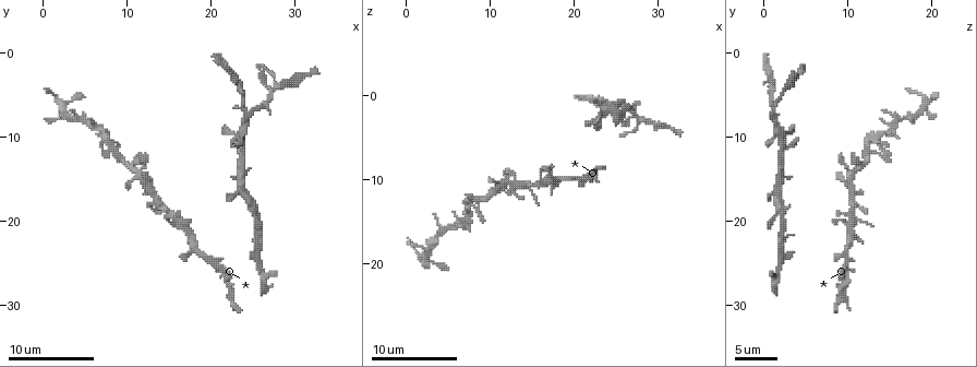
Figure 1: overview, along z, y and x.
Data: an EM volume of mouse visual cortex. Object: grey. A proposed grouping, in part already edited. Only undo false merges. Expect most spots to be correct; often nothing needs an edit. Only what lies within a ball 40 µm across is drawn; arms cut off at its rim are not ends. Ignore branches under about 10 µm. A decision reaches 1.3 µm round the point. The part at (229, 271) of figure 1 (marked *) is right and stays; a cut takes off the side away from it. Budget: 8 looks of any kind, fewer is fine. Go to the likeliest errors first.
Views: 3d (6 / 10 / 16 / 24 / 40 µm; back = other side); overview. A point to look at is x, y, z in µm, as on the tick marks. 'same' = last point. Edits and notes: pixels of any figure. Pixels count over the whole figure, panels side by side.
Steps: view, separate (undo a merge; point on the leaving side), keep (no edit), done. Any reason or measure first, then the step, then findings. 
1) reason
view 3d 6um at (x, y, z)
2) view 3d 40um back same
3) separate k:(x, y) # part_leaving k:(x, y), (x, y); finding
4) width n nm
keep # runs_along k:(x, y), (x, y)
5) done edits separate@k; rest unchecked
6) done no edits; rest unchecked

calibre changes
view 3d 10um at (25.0, 23.8, 3.2)

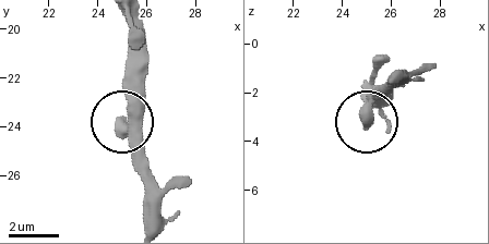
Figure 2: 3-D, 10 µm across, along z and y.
keep # continuous, no second neuron

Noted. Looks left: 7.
view 3d 6um at (24.0, 11.4, 2.0)

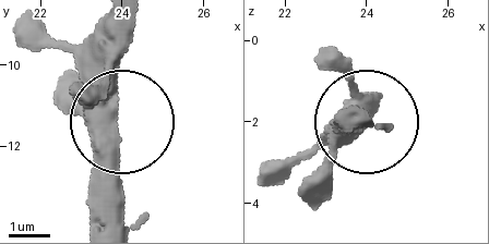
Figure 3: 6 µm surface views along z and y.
keep # one neuron here

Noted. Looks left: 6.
thin neck
view 3d 10um at (7.4, 10.2, 12.8)

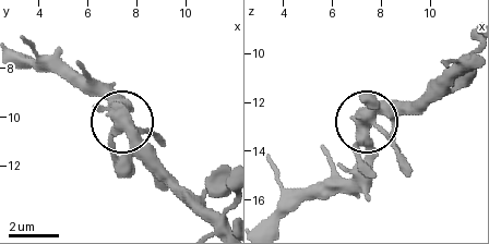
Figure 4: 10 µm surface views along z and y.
keep # all the same neuron

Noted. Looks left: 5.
a narrow waist
view 3d 10um at (24.2, 16.6, 2.2)

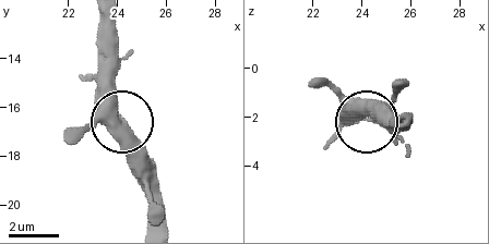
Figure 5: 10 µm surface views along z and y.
keep # all the same neuron

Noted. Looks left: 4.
done no edits; rest unchecked

